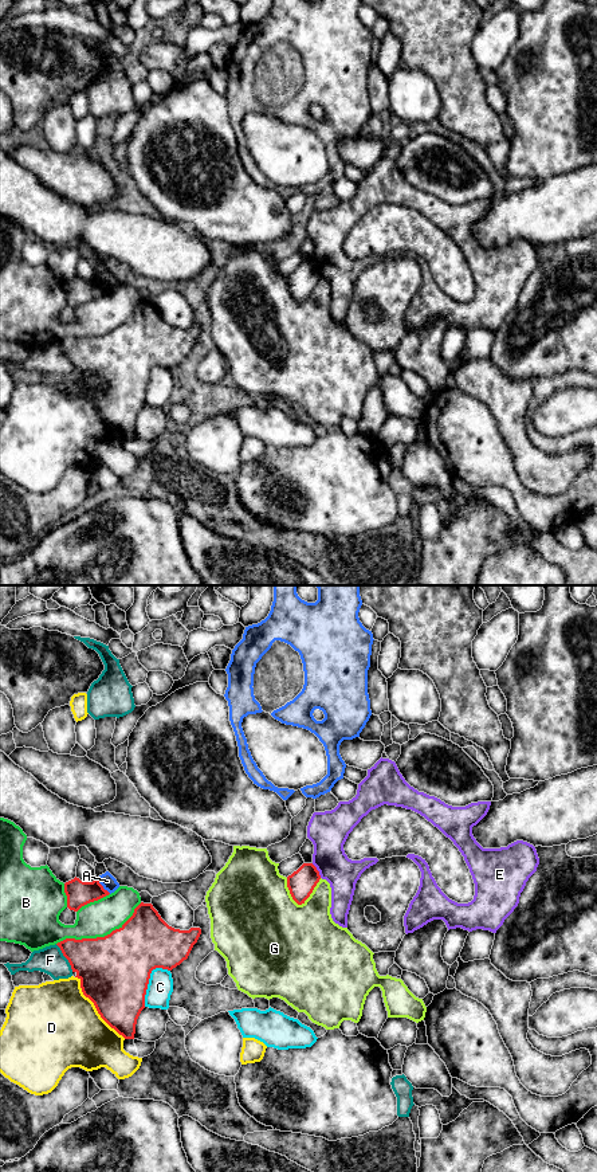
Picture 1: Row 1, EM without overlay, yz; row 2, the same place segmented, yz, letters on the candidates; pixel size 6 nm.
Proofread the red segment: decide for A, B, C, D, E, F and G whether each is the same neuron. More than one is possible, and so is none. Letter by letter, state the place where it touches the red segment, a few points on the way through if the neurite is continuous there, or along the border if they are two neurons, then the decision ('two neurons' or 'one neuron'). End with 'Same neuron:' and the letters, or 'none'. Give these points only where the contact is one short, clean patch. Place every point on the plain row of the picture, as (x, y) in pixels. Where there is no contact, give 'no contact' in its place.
A: yz (102, 285) | two neurons
B: yz (99, 336) | two neurons
C: yz (148, 379) | two neurons
D: yz (95, 406) | two neurons
E: yz (317, 269) | along yz (311, 262), (321, 275) | two neurons
F: yz (65, 355) | two neurons
G: yz (303, 300) | two neurons
Same neuron: none

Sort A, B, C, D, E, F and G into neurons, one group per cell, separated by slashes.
A / B / C / D / E / F / G

